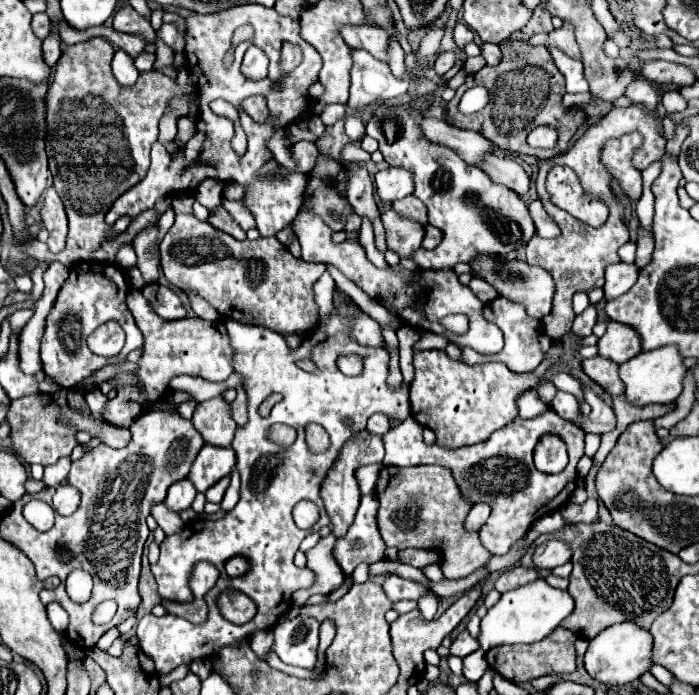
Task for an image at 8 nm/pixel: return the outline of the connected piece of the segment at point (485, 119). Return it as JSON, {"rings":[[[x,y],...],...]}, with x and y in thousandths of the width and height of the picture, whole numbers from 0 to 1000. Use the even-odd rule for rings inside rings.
{"rings":[[[722,56],[714,63],[720,82],[710,96],[695,94],[684,105],[667,111],[667,117],[652,128],[649,142],[638,151],[638,165],[644,171],[644,180],[649,180],[655,186],[684,188],[695,200],[701,200],[710,212],[715,212],[721,217],[741,220],[741,223],[761,223],[761,226],[773,226],[773,229],[790,229],[790,226],[813,217],[815,200],[821,197],[821,191],[838,174],[841,165],[830,154],[807,154],[804,151],[804,140],[810,134],[807,131],[807,108],[793,94],[781,68],[775,68],[775,65],[758,66],[755,60],[741,59],[742,63],[751,66],[755,78],[754,82],[750,79],[738,82],[732,79],[731,73],[735,62],[734,58]],[[678,122],[690,122],[701,131],[701,148],[704,151],[695,151],[687,163],[678,163],[678,165],[658,165],[652,160],[658,137]],[[770,180],[801,183],[801,200],[798,200],[795,214],[787,214],[787,217],[761,214],[753,206],[755,191]]]}

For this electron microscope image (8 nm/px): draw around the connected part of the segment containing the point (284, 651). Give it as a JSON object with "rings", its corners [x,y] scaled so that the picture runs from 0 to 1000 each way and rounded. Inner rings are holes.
{"rings":[[[426,885],[392,902],[392,940],[412,957],[446,963],[452,954],[458,896],[443,885]]]}

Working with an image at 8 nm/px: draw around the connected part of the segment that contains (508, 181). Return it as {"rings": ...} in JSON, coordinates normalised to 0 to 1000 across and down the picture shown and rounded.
{"rings":[[[704,223],[704,229],[698,229],[698,240],[690,240],[690,243],[692,243],[692,249],[698,249],[698,255],[704,260],[738,275],[738,281],[744,281],[744,283],[750,283],[758,272],[755,249],[735,229]]]}

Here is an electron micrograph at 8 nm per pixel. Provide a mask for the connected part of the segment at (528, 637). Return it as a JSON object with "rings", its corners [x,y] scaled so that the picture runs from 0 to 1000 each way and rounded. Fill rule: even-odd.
{"rings":[[[767,833],[741,847],[724,850],[715,865],[698,876],[695,888],[687,896],[687,931],[692,937],[712,928],[735,928],[735,925],[767,925],[787,914],[815,882],[821,879],[821,862],[813,850],[787,845],[778,833]]]}

